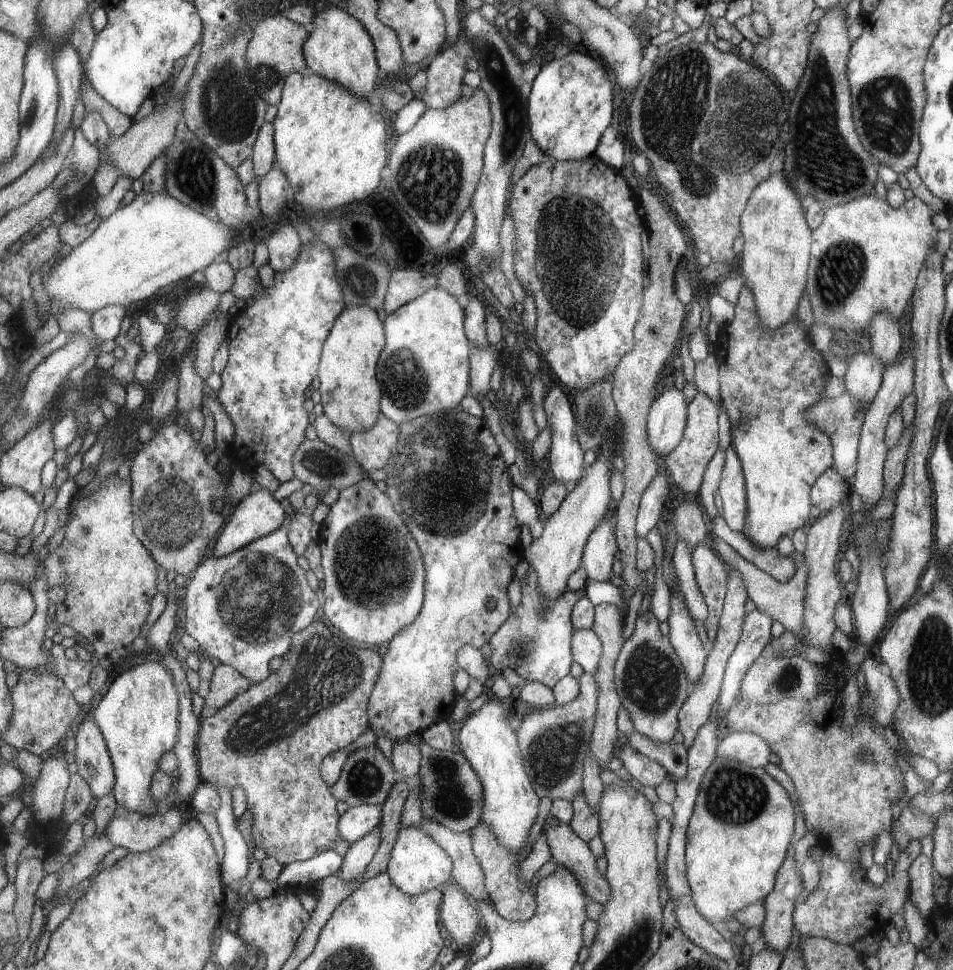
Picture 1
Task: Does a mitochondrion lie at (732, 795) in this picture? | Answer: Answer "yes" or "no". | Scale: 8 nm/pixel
yes

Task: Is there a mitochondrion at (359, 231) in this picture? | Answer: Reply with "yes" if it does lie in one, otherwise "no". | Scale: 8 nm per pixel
no

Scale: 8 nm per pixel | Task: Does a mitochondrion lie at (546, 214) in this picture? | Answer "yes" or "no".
yes

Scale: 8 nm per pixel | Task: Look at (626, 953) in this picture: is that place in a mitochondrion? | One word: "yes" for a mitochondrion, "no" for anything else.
yes

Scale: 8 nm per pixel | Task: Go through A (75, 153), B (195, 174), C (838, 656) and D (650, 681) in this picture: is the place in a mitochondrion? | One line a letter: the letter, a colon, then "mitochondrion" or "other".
A: other
B: mitochondrion
C: other
D: mitochondrion

